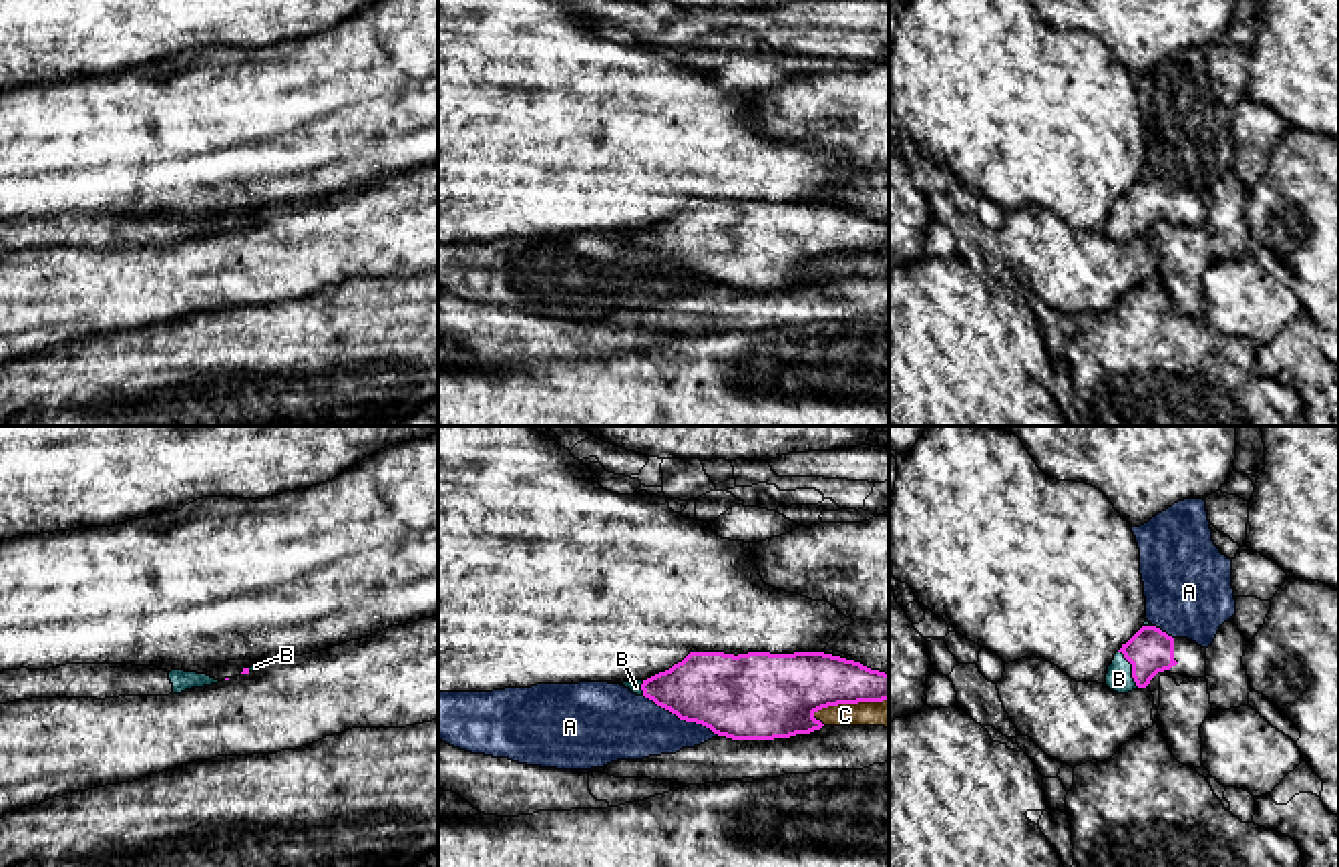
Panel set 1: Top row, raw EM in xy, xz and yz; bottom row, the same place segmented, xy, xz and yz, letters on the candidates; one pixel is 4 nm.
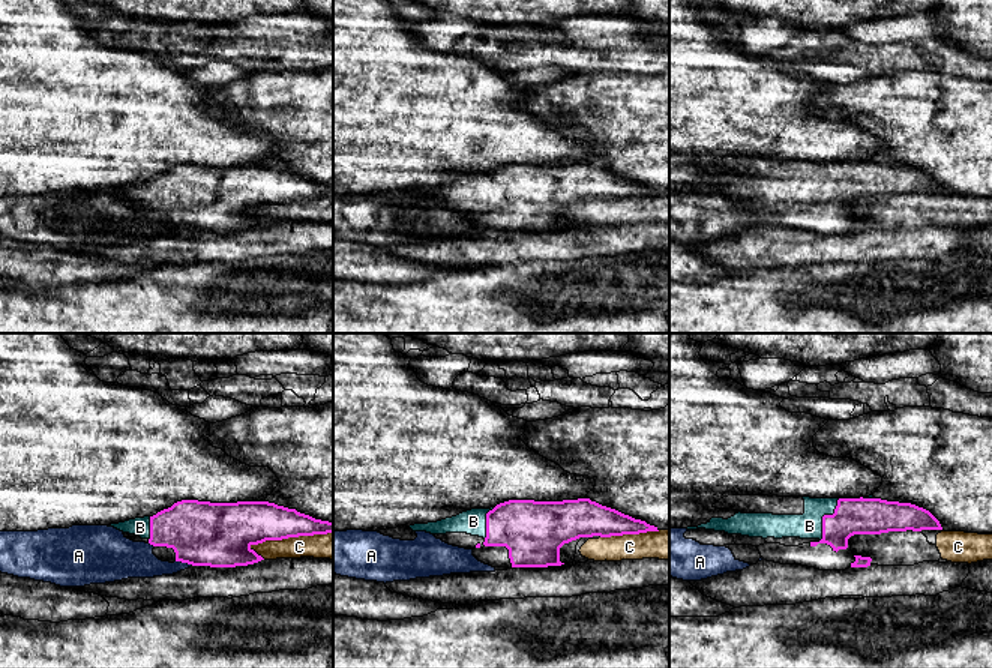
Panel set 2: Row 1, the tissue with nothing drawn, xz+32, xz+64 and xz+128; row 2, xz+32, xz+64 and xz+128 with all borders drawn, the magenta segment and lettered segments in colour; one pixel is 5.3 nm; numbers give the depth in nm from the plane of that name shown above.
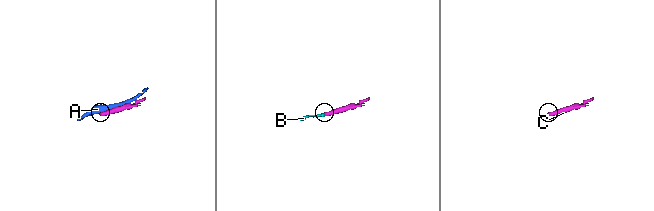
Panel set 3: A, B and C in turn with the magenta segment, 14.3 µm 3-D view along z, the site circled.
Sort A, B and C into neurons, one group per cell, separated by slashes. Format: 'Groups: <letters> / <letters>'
Groups: A / B / C

